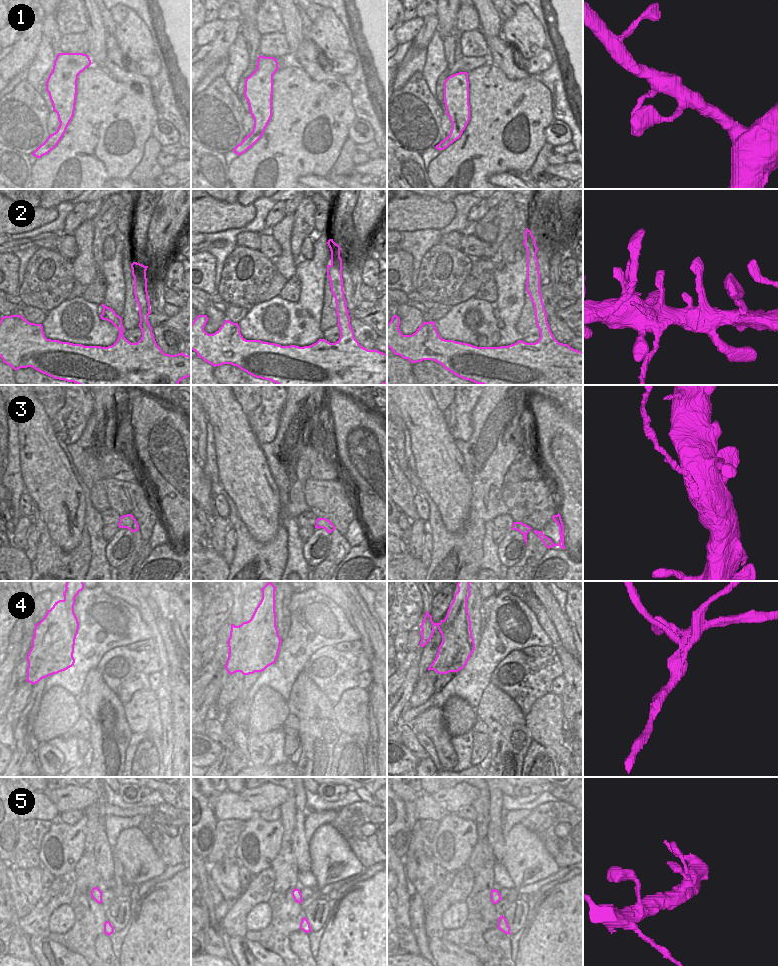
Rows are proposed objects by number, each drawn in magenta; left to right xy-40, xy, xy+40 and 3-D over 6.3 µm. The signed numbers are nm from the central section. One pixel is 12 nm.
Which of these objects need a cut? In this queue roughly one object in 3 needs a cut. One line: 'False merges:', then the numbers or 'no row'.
False merges: 3, 4.

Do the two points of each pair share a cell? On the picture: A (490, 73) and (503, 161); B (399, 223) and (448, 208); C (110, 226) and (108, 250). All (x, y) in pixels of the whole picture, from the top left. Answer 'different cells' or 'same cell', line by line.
A: same cell
B: same cell
C: different cells

